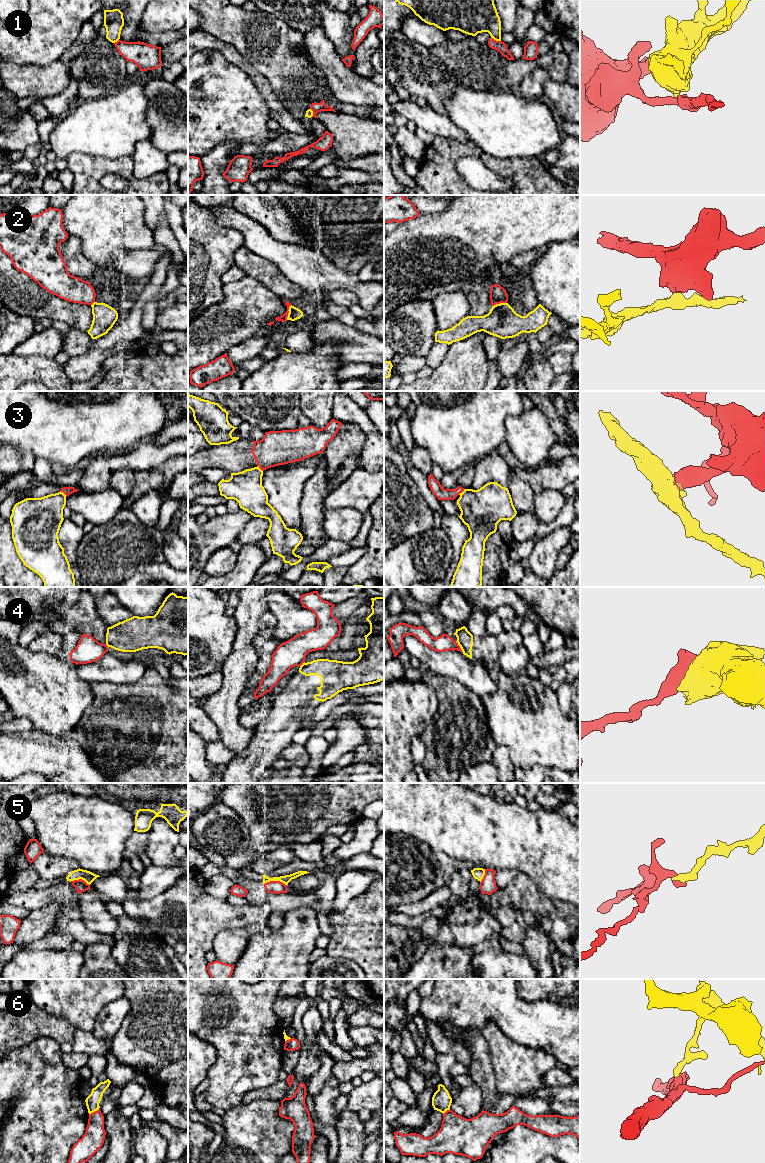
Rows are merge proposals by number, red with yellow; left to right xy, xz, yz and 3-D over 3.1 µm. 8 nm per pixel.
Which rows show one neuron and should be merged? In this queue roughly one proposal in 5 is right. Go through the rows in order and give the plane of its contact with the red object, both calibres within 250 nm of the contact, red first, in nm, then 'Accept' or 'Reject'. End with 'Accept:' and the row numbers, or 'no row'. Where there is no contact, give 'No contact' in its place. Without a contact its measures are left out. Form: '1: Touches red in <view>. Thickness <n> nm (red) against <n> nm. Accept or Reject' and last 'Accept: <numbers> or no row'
1: Touches red in yz. Thickness 90 nm (red) against 280 nm. Reject
2: Touches red in xz. Thickness 60 nm (red) against 100 nm. Reject
3: Touches red in xy. Thickness 70 nm (red) against 300 nm. Reject
4: Touches red in yz. Thickness 130 nm (red) against 130 nm. Reject
5: Touches red in xz. Thickness 110 nm (red) against 70 nm. Reject
6: Touches red in xy. Thickness 170 nm (red) against 110 nm. Reject
Accept: no row

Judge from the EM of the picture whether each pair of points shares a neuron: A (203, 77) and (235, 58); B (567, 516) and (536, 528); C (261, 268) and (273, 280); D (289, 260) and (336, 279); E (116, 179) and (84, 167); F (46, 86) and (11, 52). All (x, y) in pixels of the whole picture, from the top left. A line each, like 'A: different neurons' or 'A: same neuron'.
A: different neurons
B: same neuron
C: same neuron
D: same neuron
E: different neurons
F: different neurons

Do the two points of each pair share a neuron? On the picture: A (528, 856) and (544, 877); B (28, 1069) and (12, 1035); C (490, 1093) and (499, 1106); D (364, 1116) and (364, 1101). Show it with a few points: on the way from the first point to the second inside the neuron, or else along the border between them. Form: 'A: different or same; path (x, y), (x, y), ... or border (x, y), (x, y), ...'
A: same; path (533, 861), (544, 872)
B: different; border (39, 1037), (10, 1051)
C: different; border (498, 1092), (496, 1102), (486, 1111)
D: different; border (371, 1111), (360, 1110), (357, 1113)

